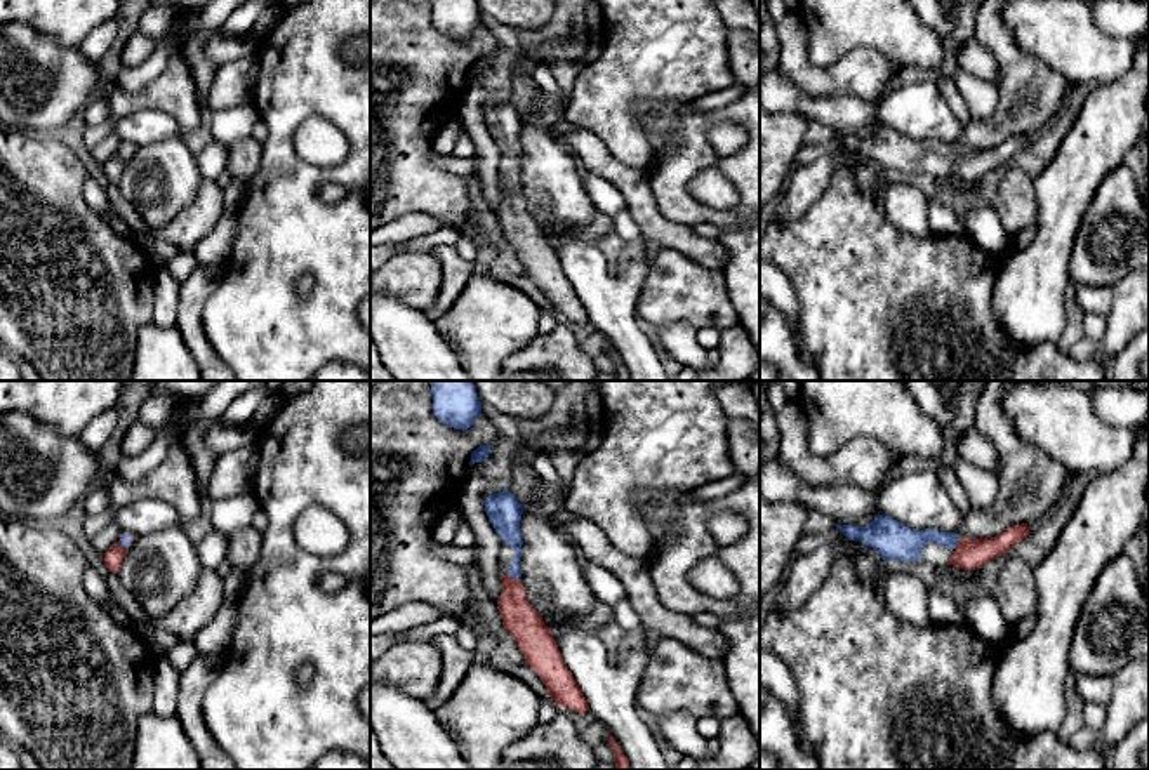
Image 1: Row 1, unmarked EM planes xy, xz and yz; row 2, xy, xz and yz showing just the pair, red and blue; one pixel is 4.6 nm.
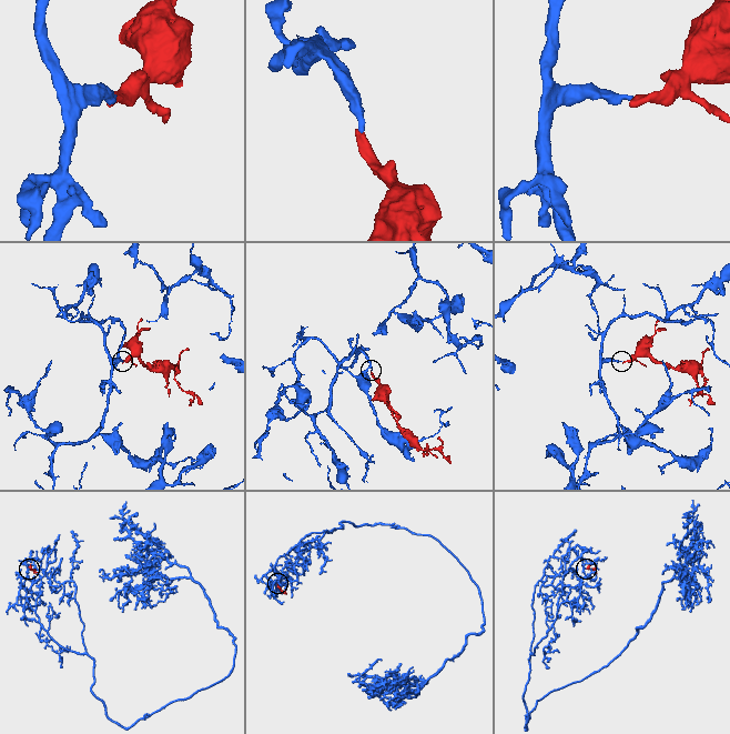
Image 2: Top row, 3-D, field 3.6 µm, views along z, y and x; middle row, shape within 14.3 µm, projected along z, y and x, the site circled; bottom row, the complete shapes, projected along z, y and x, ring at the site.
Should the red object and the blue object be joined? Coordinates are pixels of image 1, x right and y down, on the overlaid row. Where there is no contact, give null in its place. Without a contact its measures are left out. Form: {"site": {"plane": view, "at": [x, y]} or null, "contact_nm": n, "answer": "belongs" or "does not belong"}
{"site": {"plane": "xz", "at": [511, 577]}, "contact_nm": 60, "answer": "belongs"}

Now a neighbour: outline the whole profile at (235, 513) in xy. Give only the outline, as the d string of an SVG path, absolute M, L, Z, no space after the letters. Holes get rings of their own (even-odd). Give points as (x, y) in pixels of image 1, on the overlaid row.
M254 494L236 495L214 502L210 509L210 521L214 530L226 535L243 530L252 525L252 516L259 509L259 502Z

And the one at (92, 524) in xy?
M106 509L99 514L85 514L83 532L89 541L92 541L106 525L113 521L113 509Z

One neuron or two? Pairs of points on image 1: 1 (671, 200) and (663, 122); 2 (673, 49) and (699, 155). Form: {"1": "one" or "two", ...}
{"1": "one", "2": "two"}

